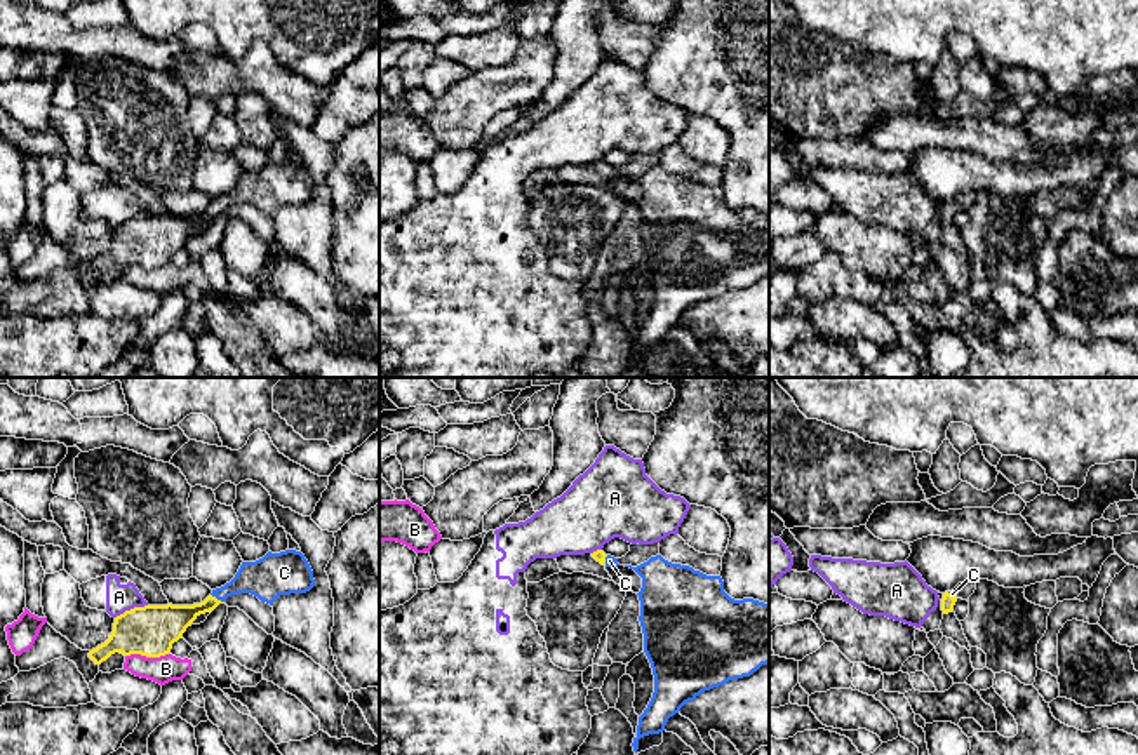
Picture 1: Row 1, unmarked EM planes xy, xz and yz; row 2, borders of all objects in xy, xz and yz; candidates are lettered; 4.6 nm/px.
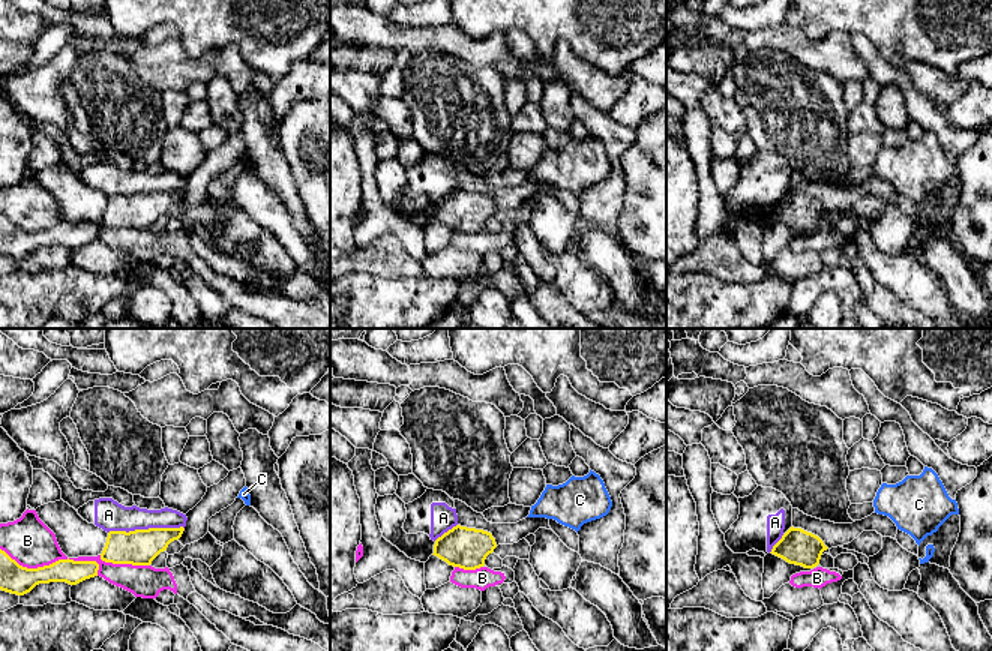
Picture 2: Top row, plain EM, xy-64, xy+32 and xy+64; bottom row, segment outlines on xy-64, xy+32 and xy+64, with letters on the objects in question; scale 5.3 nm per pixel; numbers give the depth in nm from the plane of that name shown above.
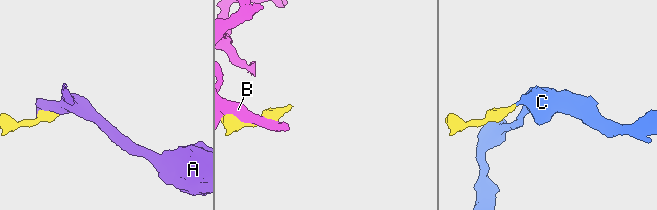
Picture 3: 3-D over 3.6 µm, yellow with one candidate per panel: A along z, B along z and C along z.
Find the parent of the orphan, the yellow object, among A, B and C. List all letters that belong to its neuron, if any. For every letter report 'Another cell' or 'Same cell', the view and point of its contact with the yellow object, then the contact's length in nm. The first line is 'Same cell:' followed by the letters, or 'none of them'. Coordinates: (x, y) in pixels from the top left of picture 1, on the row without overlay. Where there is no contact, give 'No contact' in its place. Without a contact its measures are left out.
Same cell: C
A: Another cell. Touches yellow at xy (131, 220). Shared border 170 nm
B: Another cell. Touches yellow at xy (147, 267). Shared border 200 nm
C: Same cell. Touches yellow at xy (216, 209). Shared border 80 nm

